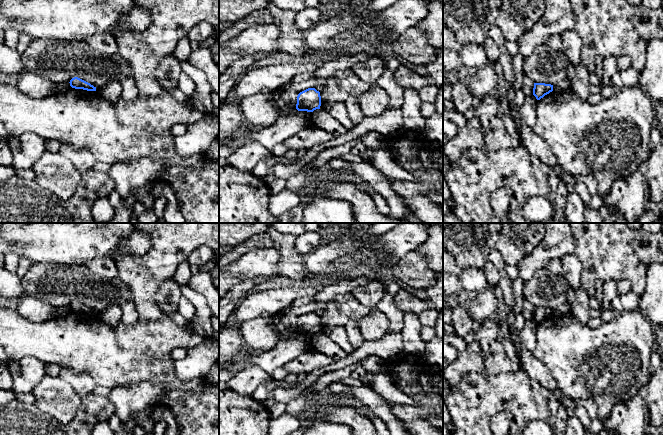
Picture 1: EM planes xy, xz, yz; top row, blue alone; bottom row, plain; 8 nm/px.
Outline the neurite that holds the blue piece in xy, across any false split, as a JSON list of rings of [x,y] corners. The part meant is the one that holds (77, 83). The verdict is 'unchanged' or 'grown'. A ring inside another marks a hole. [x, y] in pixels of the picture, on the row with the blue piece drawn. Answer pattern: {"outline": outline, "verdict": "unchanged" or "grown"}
{"outline": [[[74,77],[70,80],[70,86],[75,89],[83,89],[87,91],[96,91],[96,87],[91,85],[90,83],[78,78]]], "verdict": "unchanged"}

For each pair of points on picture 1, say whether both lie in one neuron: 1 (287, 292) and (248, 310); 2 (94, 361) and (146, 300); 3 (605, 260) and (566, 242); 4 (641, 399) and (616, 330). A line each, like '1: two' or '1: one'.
1: one
2: two
3: two
4: two

